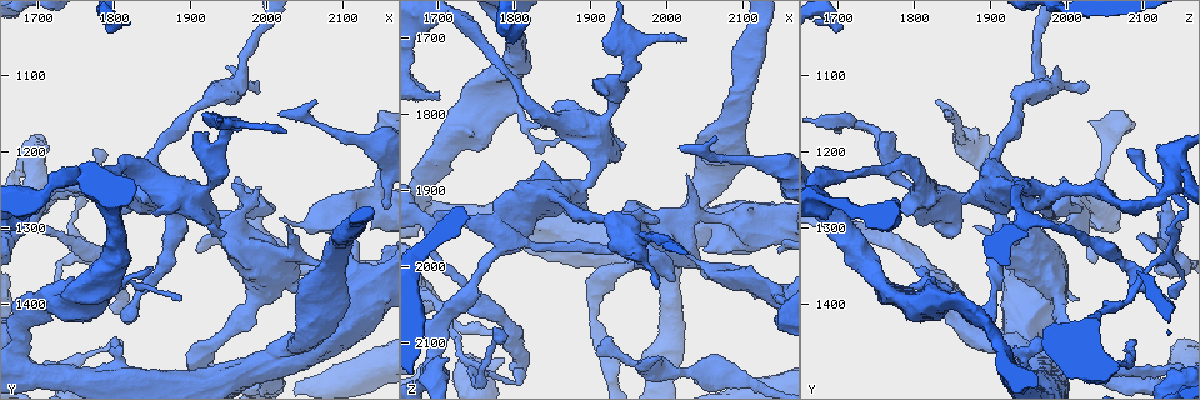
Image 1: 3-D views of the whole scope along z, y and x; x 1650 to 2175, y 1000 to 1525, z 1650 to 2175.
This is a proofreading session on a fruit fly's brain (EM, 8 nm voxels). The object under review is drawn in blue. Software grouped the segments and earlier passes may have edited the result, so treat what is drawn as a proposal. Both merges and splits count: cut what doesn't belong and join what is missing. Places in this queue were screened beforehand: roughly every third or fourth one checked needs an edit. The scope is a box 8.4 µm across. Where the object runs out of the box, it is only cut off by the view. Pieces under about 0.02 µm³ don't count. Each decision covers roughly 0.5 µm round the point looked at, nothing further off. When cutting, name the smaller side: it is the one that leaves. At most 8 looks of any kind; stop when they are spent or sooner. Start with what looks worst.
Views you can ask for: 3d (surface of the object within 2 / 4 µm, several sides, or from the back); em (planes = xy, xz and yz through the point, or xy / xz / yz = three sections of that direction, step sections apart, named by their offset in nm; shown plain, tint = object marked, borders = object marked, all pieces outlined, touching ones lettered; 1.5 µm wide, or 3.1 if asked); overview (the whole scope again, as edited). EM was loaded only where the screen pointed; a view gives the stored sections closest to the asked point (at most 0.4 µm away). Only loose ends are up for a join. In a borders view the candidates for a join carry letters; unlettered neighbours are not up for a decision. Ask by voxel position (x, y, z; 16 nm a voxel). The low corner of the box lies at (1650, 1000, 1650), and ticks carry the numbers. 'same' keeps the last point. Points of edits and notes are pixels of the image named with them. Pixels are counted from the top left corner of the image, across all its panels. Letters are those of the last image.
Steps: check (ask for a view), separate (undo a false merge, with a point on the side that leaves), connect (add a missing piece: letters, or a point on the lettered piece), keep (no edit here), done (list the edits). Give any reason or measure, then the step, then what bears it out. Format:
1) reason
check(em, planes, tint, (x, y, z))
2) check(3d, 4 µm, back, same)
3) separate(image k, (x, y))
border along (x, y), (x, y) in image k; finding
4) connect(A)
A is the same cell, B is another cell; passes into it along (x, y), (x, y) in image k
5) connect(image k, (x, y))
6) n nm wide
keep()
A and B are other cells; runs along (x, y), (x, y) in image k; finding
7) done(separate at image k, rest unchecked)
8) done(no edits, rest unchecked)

an open end
check(em, planes, plain, (1800, 1445, 1970))

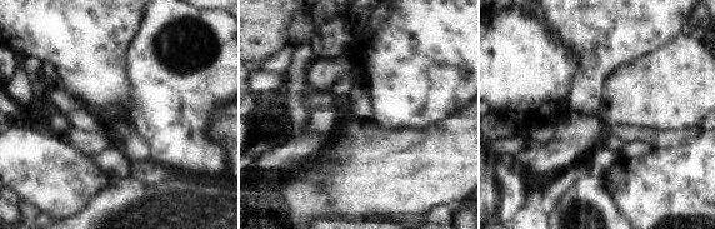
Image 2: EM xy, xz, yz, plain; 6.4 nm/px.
check(em, planes, tint, same)

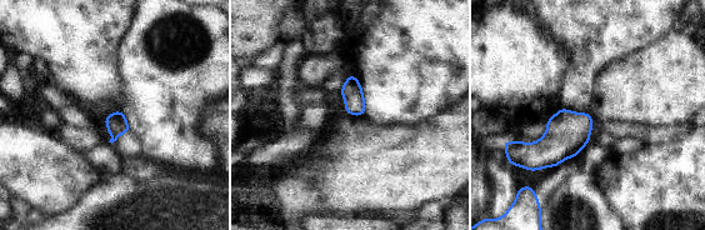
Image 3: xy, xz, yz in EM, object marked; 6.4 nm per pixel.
check(em, planes, borders, same)

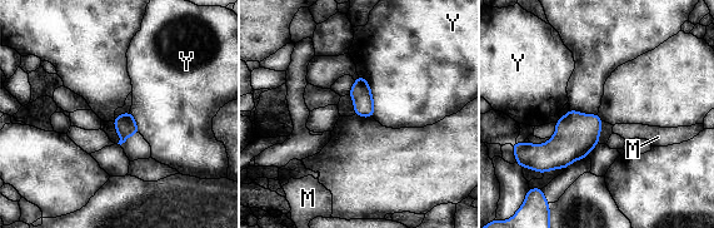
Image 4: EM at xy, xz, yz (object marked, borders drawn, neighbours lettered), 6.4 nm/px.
keep()
M and Y are other cells; border along (358, 74), (370, 88), (374, 117) in image 4; no lettered piece goes on from it

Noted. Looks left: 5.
check(3d, 2 µm, (1810, 1450, 2090))

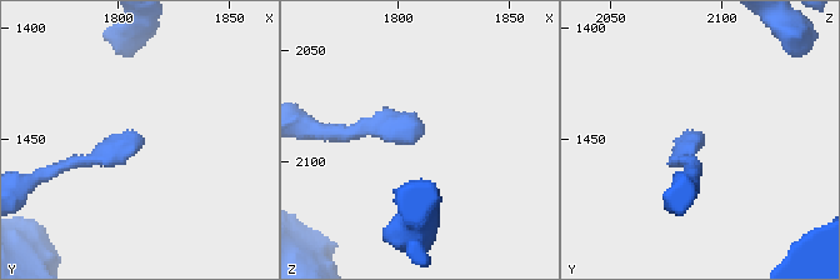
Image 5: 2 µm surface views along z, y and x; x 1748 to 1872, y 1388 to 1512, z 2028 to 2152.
need the tissue
check(em, yz, step 4, borders, (1811, 1449, 2089))

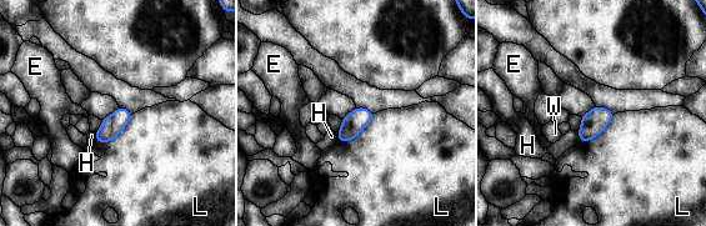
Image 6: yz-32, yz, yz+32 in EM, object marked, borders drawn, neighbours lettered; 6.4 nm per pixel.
another direction
check(em, planes, borders, same)

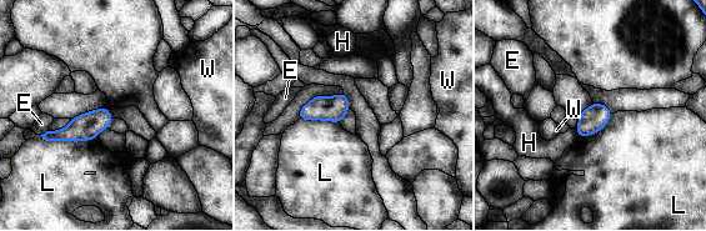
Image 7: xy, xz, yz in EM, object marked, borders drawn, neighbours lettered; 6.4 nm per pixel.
keep()
E, H, L and W are other cells; border along (39, 135), (50, 141), (94, 140) in image 7; no lettered piece goes on from it

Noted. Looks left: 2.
branch stops here
check(3d, 2 µm, (1940, 1315, 1850))

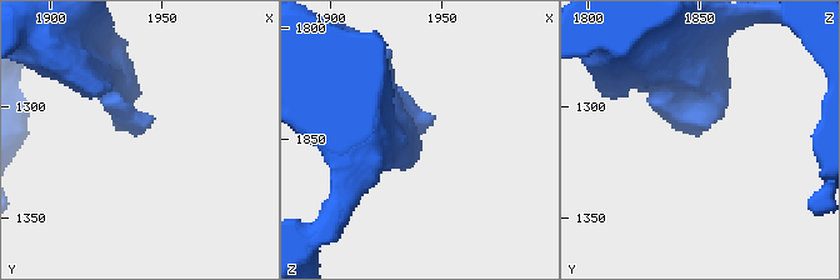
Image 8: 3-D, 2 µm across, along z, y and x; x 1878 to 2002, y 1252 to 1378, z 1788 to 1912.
shape alone is not enough
check(em, planes, borders, (1937, 1314, 1849))

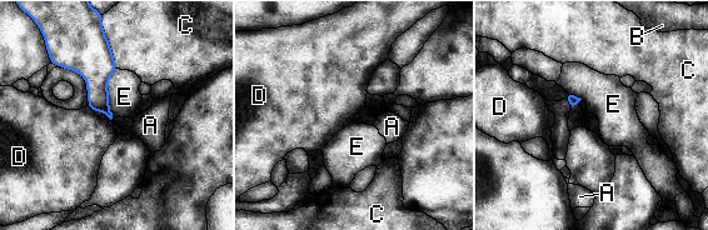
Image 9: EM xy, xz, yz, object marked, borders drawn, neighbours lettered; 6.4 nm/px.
keep()
A, B, C, D and E are other cells; border along (86, 105), (101, 111), (110, 120) in image 9; none of them fits

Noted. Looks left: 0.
done(no edits, rest unchecked)

